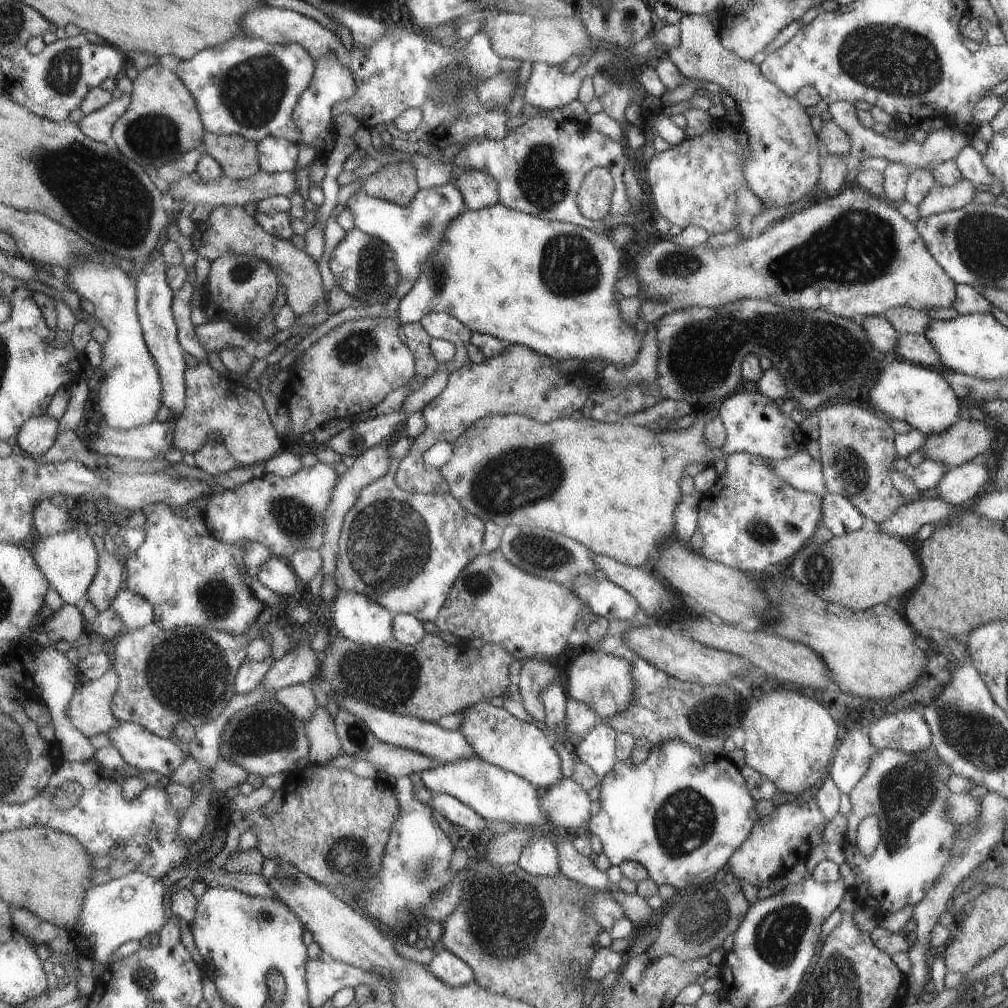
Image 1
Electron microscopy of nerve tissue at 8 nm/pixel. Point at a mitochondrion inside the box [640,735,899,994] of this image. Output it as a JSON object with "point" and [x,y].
{"point":[685,821]}

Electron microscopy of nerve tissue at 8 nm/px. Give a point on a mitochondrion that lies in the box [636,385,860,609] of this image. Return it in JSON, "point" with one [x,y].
{"point":[818,569]}

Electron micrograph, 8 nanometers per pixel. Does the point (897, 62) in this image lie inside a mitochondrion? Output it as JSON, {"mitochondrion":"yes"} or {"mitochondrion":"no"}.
{"mitochondrion":"yes"}

